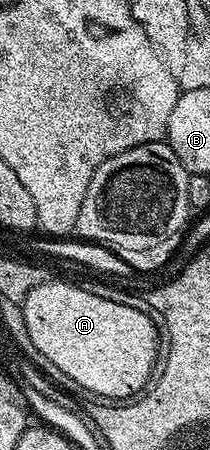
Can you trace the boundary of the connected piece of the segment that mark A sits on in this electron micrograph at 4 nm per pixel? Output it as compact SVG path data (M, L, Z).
M53 281L38 285L38 289L31 291L24 299L22 308L29 344L32 347L36 346L37 353L42 358L49 359L48 363L56 371L74 377L78 385L86 385L86 389L102 396L105 401L131 400L149 386L158 363L158 355L156 359L158 327L150 321L150 317L146 317L146 313L138 313L138 309L130 309L130 305L118 305L116 301L106 301L106 297L96 297L94 293L72 281Z

